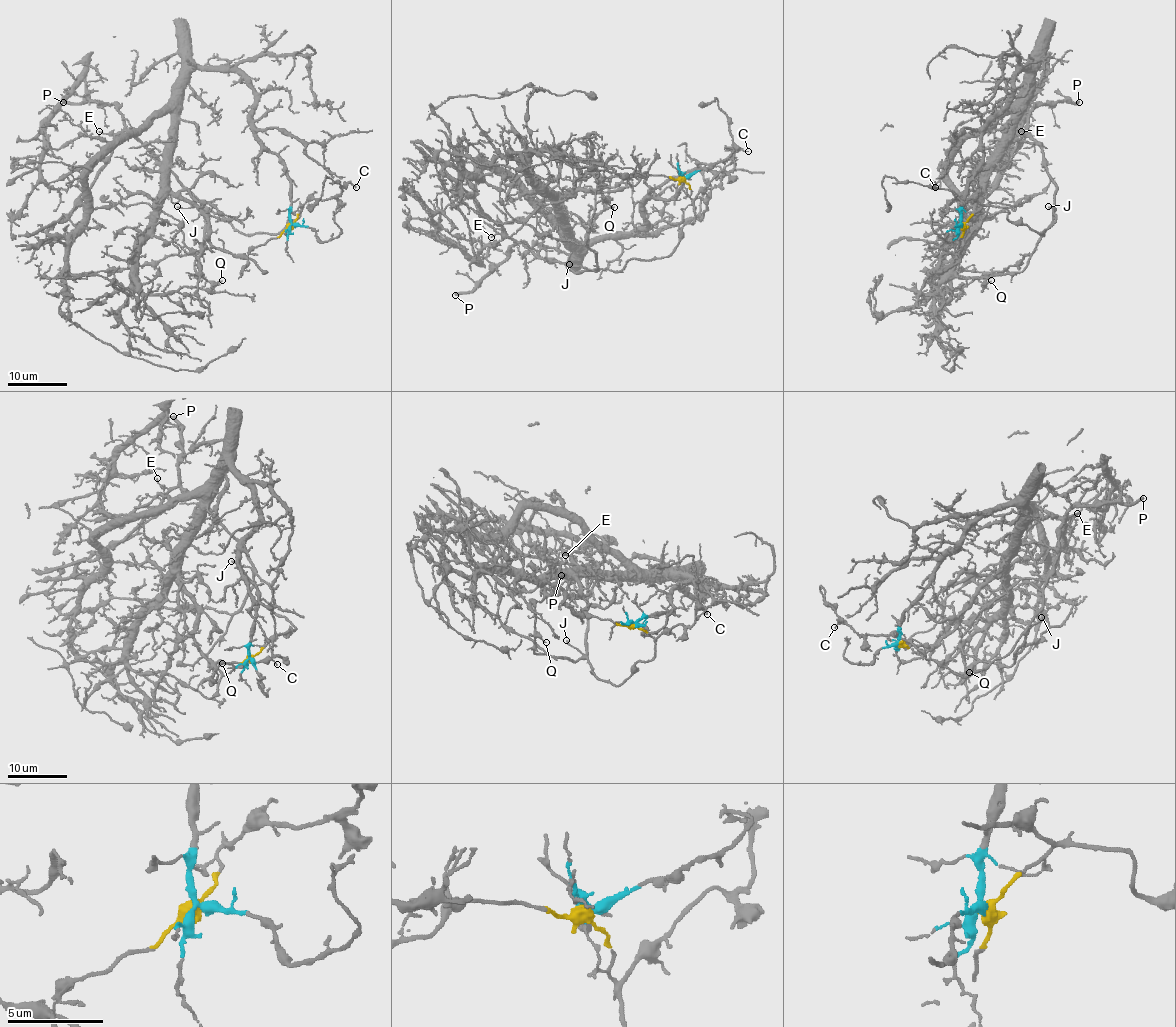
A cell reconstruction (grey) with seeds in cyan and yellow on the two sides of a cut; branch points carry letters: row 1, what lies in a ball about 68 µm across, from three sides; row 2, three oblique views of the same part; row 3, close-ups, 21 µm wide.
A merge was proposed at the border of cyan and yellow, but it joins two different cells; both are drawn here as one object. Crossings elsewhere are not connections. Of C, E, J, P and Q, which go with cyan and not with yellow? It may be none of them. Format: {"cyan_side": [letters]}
{"cyan_side": []}

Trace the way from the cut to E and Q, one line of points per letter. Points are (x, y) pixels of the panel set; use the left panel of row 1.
E: (291, 225), (301, 205), (297, 219), (276, 233), (239, 232), (208, 210), (128, 133), (98, 131)
Q: (291, 225), (301, 205), (300, 216), (276, 233), (238, 232), (208, 210), (195, 270), (208, 281), (221, 281)

